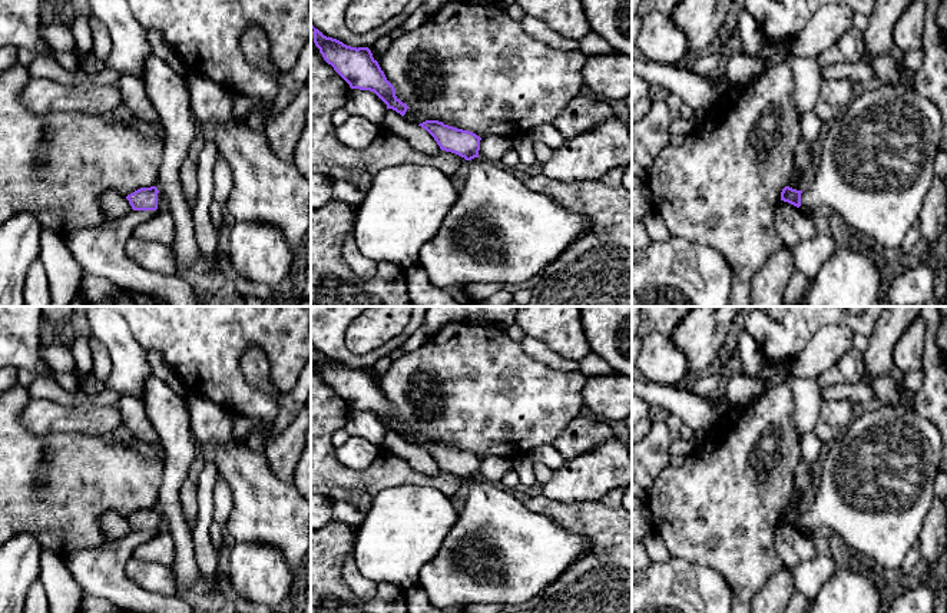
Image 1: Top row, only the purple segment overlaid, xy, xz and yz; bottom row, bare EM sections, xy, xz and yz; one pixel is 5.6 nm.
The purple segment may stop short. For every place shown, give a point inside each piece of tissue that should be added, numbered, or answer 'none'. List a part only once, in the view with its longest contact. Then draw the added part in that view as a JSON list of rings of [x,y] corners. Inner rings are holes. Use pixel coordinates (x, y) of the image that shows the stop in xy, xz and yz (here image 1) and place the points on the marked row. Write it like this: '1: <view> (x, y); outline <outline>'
1: yz (877, 166); outline [[[877,83],[851,102],[819,139],[822,156],[811,183],[802,189],[801,206],[830,206],[851,229],[877,243],[887,255],[897,255],[907,232],[918,222],[924,199],[933,185],[936,155],[940,150],[943,119],[938,107],[914,87]]]

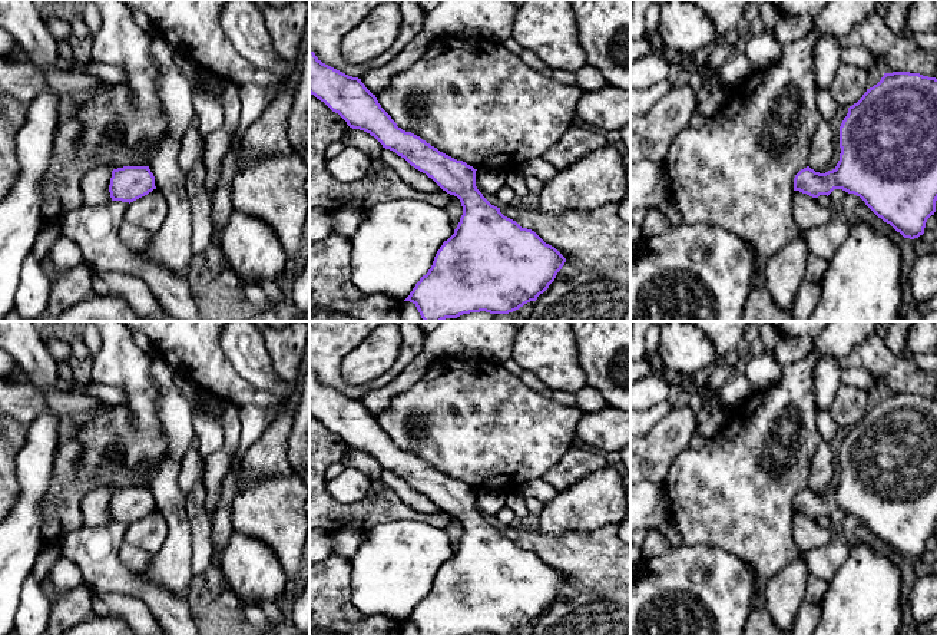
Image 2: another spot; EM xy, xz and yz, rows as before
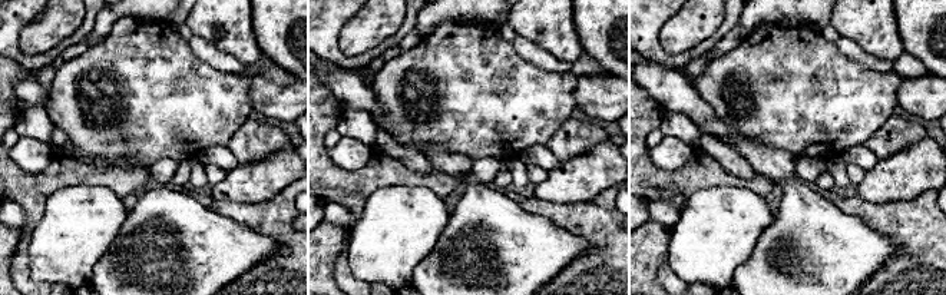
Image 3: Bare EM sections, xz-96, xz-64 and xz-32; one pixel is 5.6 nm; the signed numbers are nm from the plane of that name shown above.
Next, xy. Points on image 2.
none

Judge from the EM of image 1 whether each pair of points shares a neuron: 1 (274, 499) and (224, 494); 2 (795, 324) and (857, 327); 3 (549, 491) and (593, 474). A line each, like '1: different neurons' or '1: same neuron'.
1: different neurons
2: same neuron
3: same neuron

